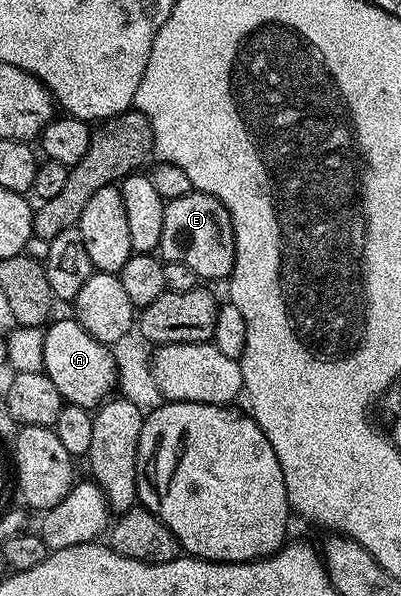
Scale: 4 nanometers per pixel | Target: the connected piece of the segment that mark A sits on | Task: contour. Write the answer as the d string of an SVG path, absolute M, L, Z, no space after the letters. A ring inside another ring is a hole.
M55 319L45 329L42 367L46 376L52 378L56 390L60 390L66 404L94 410L115 391L118 368L111 352L111 345L102 344L96 338L92 338L92 334L88 334L88 330L84 330L84 326L78 323L77 319L69 319Z

